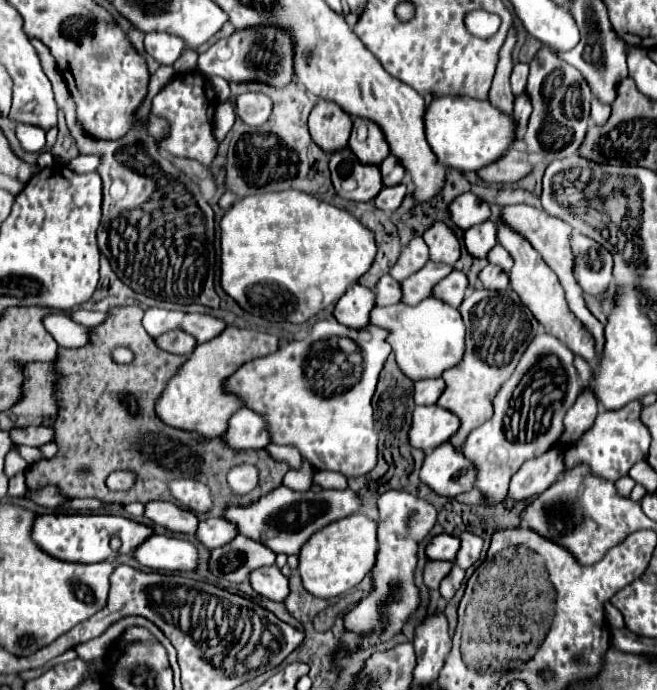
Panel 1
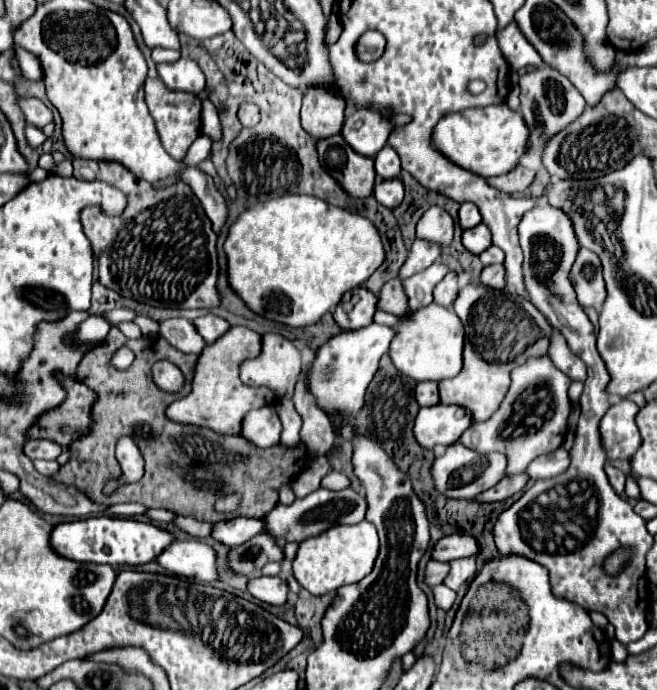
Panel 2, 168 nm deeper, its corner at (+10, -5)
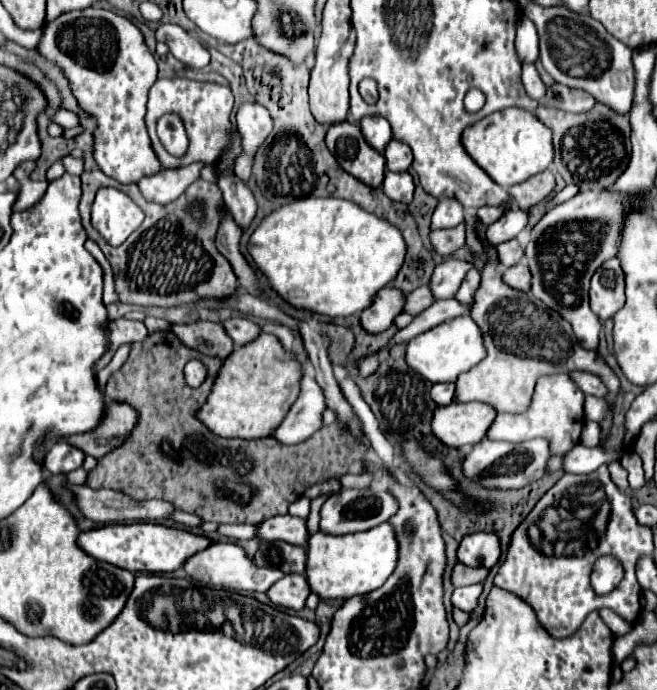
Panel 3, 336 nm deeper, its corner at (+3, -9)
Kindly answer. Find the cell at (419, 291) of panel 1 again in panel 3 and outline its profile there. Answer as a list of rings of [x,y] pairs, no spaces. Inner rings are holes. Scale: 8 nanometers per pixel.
[[[446,260],[446,262],[438,264],[436,270],[432,272],[430,282],[428,282],[432,296],[436,300],[452,298],[470,268],[472,268],[472,264],[462,262],[462,260]]]

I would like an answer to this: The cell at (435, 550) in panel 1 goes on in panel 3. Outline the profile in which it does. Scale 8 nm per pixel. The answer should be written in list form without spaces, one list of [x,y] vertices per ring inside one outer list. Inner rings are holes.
[[[486,532],[464,536],[458,546],[456,558],[466,566],[484,566],[490,570],[500,558],[500,540],[496,534]]]

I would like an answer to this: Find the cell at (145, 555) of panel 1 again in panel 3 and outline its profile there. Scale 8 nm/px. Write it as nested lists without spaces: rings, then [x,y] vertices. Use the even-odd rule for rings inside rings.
[[[214,542],[208,548],[200,550],[196,556],[190,556],[184,564],[184,570],[190,578],[194,578],[200,584],[216,586],[216,588],[230,588],[230,590],[248,590],[248,592],[266,592],[276,580],[280,580],[284,574],[280,574],[278,568],[258,568],[242,550],[242,546],[234,542]]]

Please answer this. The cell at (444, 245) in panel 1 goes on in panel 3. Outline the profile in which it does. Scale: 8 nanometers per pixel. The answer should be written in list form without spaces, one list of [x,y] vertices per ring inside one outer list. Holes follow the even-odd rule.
[[[442,198],[440,204],[436,206],[434,214],[432,214],[432,224],[430,228],[432,230],[438,230],[438,228],[452,228],[452,226],[458,226],[464,222],[464,216],[462,216],[462,206],[452,200],[452,198]]]

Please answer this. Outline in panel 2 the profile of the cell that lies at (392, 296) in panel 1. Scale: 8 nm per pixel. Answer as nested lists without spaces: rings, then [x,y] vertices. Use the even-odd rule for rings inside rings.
[[[393,278],[393,282],[387,282],[383,286],[383,290],[379,292],[379,310],[401,316],[401,314],[407,312],[407,308],[409,308],[409,304],[407,304],[407,294],[405,294],[405,288],[403,288],[403,280]]]

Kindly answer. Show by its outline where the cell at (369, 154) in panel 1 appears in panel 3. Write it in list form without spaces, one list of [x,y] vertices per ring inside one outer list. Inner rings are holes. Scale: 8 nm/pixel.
[[[364,116],[360,120],[360,130],[366,138],[366,142],[376,150],[376,152],[384,152],[384,148],[388,146],[388,142],[392,140],[392,132],[390,132],[390,124],[386,118],[382,116]]]

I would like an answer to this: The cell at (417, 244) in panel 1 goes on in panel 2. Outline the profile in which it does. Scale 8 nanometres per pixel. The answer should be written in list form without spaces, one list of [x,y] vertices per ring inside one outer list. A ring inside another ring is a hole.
[[[417,238],[417,240],[413,242],[411,254],[409,254],[409,258],[407,258],[405,266],[401,266],[399,276],[405,280],[405,278],[409,278],[411,274],[423,272],[423,270],[425,270],[427,266],[431,266],[431,264],[433,264],[441,254],[443,254],[443,250],[441,250],[441,246],[439,246],[439,244]]]

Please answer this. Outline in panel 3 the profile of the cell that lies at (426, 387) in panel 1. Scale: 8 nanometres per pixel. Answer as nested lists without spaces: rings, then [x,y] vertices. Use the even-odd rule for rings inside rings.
[[[434,384],[430,396],[438,406],[446,406],[454,400],[454,384]]]

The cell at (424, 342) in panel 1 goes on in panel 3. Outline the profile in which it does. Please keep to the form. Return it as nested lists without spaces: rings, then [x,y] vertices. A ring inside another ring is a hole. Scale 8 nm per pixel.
[[[468,314],[442,322],[440,326],[416,336],[414,340],[408,342],[408,348],[406,348],[408,366],[434,384],[436,382],[454,382],[460,372],[470,370],[482,358],[484,358],[482,334],[480,334],[480,328],[476,326],[476,322]]]

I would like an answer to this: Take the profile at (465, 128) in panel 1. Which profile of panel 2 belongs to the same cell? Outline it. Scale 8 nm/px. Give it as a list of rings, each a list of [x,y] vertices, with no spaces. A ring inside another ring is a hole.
[[[507,104],[469,108],[457,114],[447,114],[447,118],[443,118],[441,124],[435,126],[433,144],[457,166],[471,170],[475,174],[489,172],[481,176],[491,178],[491,176],[501,176],[511,172],[519,164],[521,156],[527,154],[529,128],[525,126],[521,112],[511,110]]]

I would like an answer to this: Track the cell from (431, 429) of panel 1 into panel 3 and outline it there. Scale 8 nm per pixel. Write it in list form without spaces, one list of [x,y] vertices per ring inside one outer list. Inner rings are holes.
[[[452,402],[448,406],[438,406],[432,416],[432,432],[434,436],[450,446],[474,446],[484,436],[492,420],[496,418],[496,410],[482,402]]]

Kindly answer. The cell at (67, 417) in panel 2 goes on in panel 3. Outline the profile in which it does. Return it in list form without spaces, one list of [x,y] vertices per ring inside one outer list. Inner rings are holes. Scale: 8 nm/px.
[[[108,402],[104,410],[104,422],[96,426],[96,430],[90,430],[88,434],[72,434],[72,438],[64,438],[70,446],[76,446],[88,456],[102,458],[116,446],[124,442],[124,438],[130,434],[130,430],[136,424],[136,410],[132,406],[122,402]]]

